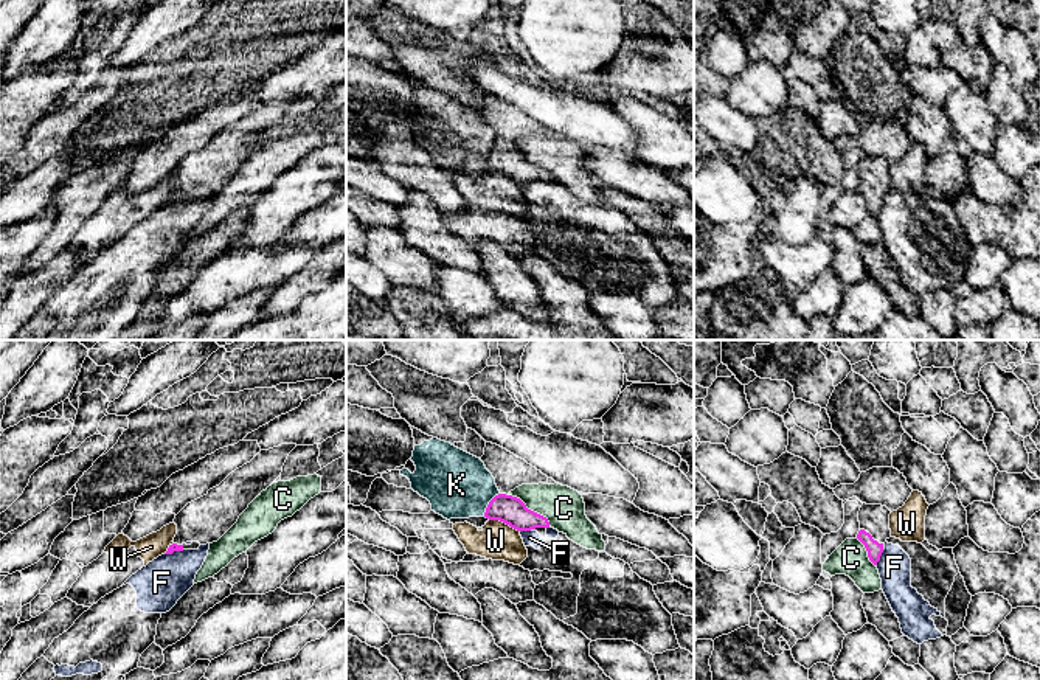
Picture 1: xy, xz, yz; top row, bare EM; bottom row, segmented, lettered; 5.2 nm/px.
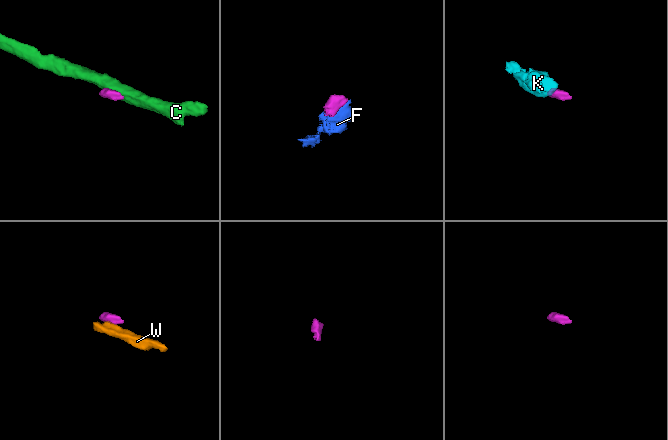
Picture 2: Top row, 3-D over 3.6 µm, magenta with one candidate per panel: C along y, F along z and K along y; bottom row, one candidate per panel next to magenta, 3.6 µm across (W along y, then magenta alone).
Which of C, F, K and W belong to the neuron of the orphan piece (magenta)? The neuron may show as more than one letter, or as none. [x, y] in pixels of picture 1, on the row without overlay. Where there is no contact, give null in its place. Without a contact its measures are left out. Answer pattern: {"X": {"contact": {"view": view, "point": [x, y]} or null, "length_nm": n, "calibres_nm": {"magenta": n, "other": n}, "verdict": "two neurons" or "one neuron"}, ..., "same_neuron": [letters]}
{"C": {"contact": {"view": "xz", "point": [530, 162]}, "length_nm": 280, "calibres_nm": {"magenta": 150, "other": 200}, "verdict": "two neurons"}, "F": {"contact": {"view": "yz", "point": [879, 210]}, "length_nm": 100, "calibres_nm": {"magenta": 80, "other": 180}, "verdict": "two neurons"}, "K": {"contact": {"view": "xz", "point": [488, 157]}, "length_nm": 150, "calibres_nm": {"magenta": 150, "other": 340}, "verdict": "two neurons"}, "W": {"contact": {"view": "xz", "point": [505, 174]}, "length_nm": 170, "calibres_nm": {"magenta": 150, "other": 200}, "verdict": "two neurons"}, "same_neuron": []}

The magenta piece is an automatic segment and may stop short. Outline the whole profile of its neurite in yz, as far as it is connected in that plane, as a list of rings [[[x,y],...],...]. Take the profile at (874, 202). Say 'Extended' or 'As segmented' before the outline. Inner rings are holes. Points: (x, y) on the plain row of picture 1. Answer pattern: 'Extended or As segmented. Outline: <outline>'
Extended. Outline: [[[863,155],[858,163],[860,183],[857,191],[865,197],[869,213],[877,217],[883,205],[883,196],[891,189],[891,163],[882,157]]]

